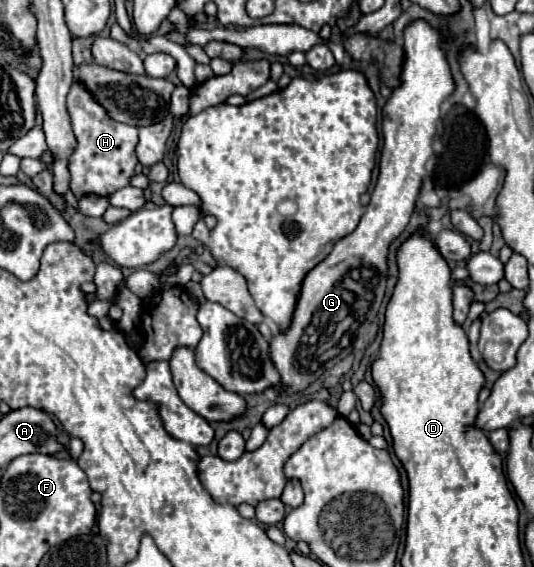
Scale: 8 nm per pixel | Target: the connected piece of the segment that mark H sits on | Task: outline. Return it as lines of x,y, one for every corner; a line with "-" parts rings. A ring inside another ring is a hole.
73,83
71,91
67,95
67,111
73,127
73,135
77,139
77,147
73,149
73,155
69,155
69,187
77,199
85,195
101,195
109,197
117,189
129,185
129,177
135,173
137,161
137,127
117,123
109,119
109,113
81,83

